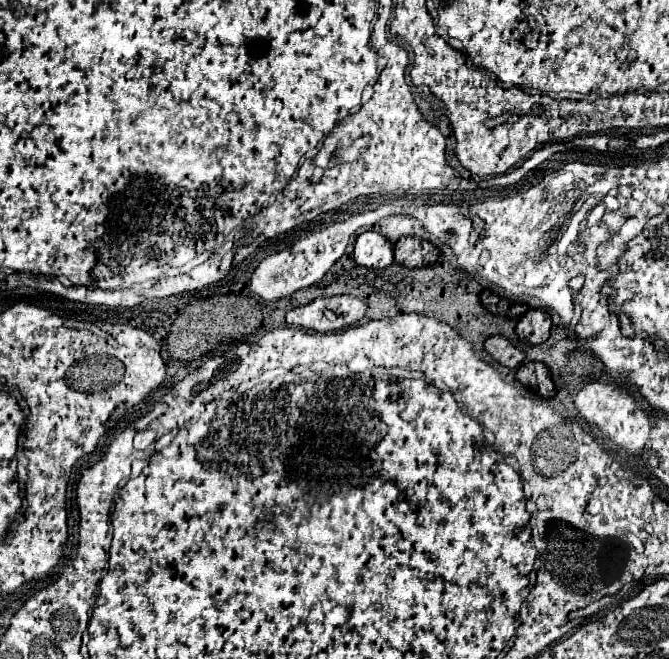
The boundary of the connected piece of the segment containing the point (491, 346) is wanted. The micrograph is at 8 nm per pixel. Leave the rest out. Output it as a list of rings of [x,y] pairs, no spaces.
[[[489,336],[483,344],[485,352],[499,364],[507,366],[507,368],[517,368],[523,362],[523,352],[519,352],[517,348],[513,348],[503,336]]]

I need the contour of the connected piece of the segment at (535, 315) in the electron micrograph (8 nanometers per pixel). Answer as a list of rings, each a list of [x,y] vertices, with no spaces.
[[[529,310],[515,328],[517,336],[529,344],[545,342],[549,338],[549,330],[551,330],[551,318],[543,310]]]

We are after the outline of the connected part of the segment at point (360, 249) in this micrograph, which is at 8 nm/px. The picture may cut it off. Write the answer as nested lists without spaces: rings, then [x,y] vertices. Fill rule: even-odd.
[[[369,230],[357,236],[353,258],[359,266],[387,268],[393,262],[393,246],[385,236]]]

